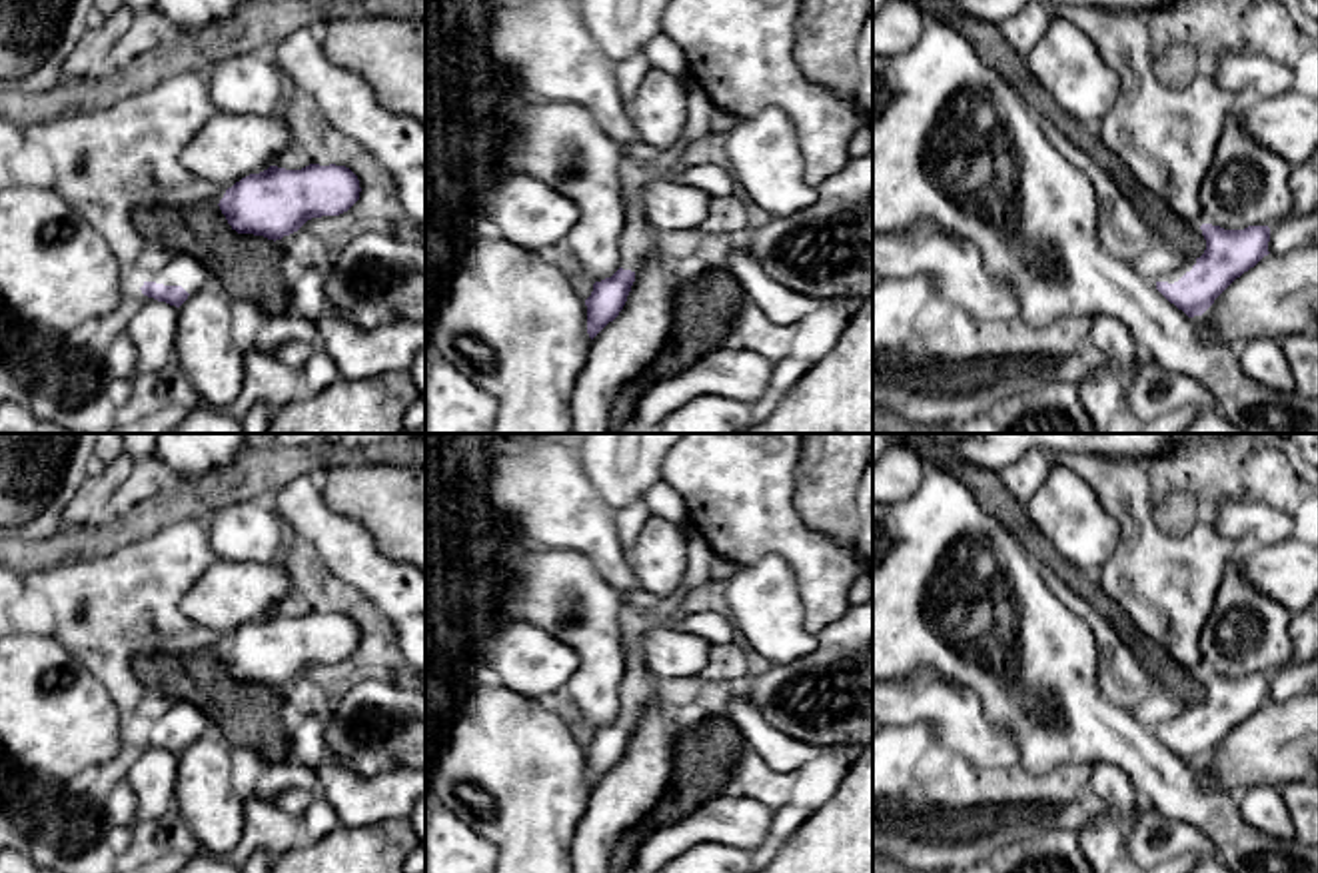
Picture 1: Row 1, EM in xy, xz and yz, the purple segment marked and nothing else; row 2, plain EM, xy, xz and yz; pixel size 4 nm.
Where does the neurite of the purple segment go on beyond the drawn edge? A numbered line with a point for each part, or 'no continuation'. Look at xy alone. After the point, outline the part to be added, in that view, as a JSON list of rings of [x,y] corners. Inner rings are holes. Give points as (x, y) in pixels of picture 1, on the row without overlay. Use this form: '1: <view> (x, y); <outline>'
1: xy (182, 718); [[[172,701],[168,711],[156,721],[144,725],[164,733],[182,733],[190,743],[214,731],[210,719],[188,701]]]

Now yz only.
1: yz (1173, 724); [[[1196,705],[1188,707],[1188,709],[1186,709],[1184,713],[1180,713],[1178,717],[1172,717],[1172,719],[1168,719],[1168,721],[1164,721],[1164,723],[1154,725],[1152,729],[1154,729],[1154,731],[1156,731],[1156,729],[1174,731],[1174,729],[1178,729],[1186,719],[1190,719],[1194,711],[1196,711]]]

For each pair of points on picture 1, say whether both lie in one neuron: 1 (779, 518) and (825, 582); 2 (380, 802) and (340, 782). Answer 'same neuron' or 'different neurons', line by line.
1: same neuron
2: same neuron

